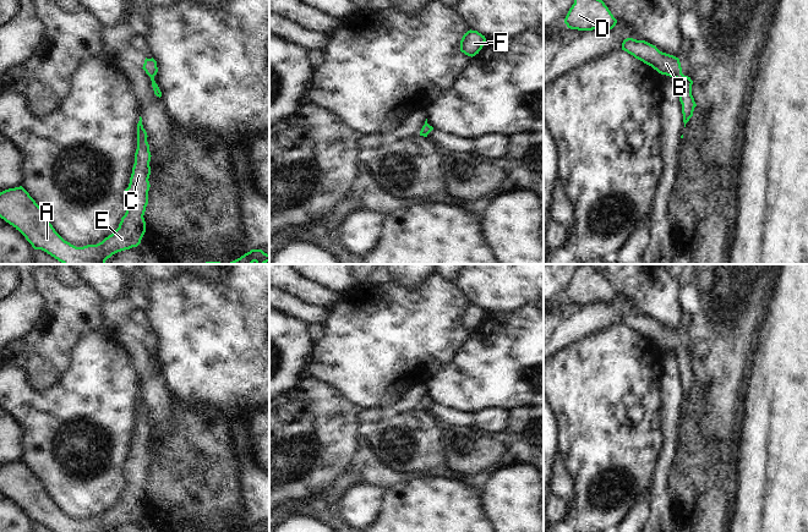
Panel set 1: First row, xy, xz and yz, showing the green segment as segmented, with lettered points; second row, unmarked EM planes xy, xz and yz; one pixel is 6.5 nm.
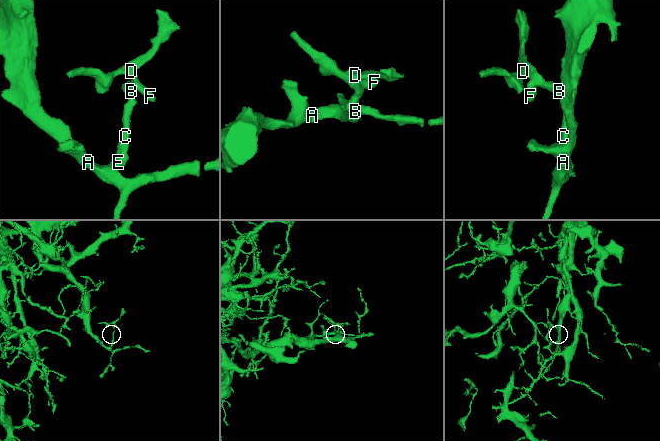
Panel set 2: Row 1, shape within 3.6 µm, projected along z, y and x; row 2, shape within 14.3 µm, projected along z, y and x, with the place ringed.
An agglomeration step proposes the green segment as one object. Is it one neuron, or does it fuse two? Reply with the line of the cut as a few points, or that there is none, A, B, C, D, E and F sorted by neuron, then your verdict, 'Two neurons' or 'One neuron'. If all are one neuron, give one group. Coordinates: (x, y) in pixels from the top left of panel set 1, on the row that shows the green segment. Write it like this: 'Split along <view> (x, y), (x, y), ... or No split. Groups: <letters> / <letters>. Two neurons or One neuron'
No split. Groups: A B C D E F. One neuron

